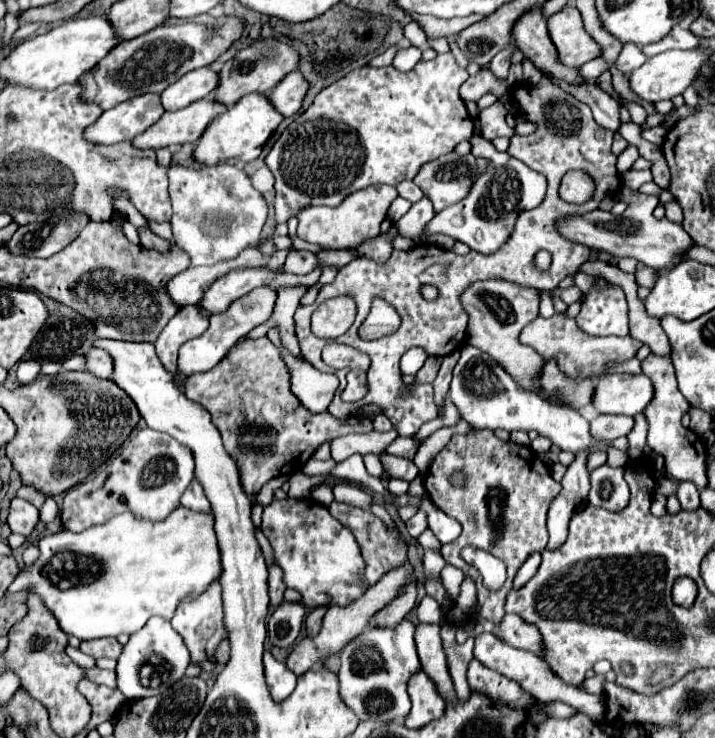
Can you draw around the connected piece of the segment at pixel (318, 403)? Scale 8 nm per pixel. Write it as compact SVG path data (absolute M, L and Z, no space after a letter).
M272 327L268 331L270 341L274 343L274 347L280 351L282 361L286 363L288 371L290 371L290 389L294 395L298 395L300 403L306 405L308 411L312 413L324 413L336 393L338 387L338 377L334 373L322 373L318 369L314 369L310 363L306 363L300 357L294 357L282 343L280 333L276 331L276 327Z

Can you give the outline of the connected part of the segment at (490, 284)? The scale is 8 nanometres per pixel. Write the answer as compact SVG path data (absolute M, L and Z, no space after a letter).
M476 281L474 285L470 285L466 289L466 293L462 293L462 305L466 305L466 311L470 313L470 325L468 325L468 331L466 331L466 341L472 345L472 347L478 347L480 351L488 353L494 361L498 361L498 365L504 367L504 371L518 383L520 389L528 391L528 393L536 393L538 397L550 401L550 403L556 403L556 405L564 405L564 403L558 403L556 397L552 395L546 395L546 391L542 391L542 387L538 385L538 377L542 377L542 369L544 369L544 359L530 347L524 347L520 341L518 341L518 335L520 331L538 317L538 305L540 305L540 295L536 289L522 289L520 285L510 285L508 281Z

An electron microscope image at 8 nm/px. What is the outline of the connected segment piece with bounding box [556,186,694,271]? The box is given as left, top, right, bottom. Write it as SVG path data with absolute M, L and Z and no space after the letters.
M626 186L620 188L617 197L628 203L628 209L624 211L624 215L614 217L612 213L600 211L600 209L594 209L586 215L574 215L574 217L566 215L556 221L558 233L572 243L586 245L590 249L604 249L614 257L634 257L654 269L670 271L680 261L684 261L682 253L686 253L686 249L694 245L694 239L682 229L682 225L672 223L668 219L656 219L652 215L658 202L650 202L650 195L642 195Z

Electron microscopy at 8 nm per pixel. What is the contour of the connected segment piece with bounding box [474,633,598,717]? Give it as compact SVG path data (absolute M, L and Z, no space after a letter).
M482 633L476 637L476 647L474 647L474 657L490 667L492 671L498 671L510 679L516 679L522 688L526 691L530 691L532 695L536 695L542 703L546 701L564 701L568 705L572 705L574 709L586 709L590 715L598 717L598 697L596 695L590 695L590 693L582 693L578 691L576 687L572 685L566 685L560 681L558 675L554 675L554 671L550 669L550 665L536 657L532 652L522 651L522 649L516 649L510 645L504 645L502 641L498 641L492 633Z

